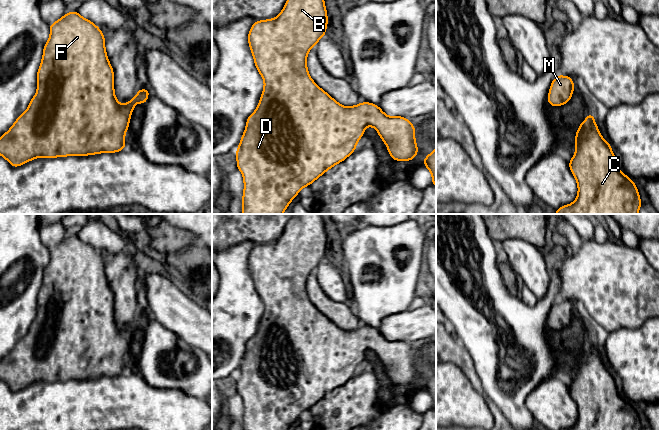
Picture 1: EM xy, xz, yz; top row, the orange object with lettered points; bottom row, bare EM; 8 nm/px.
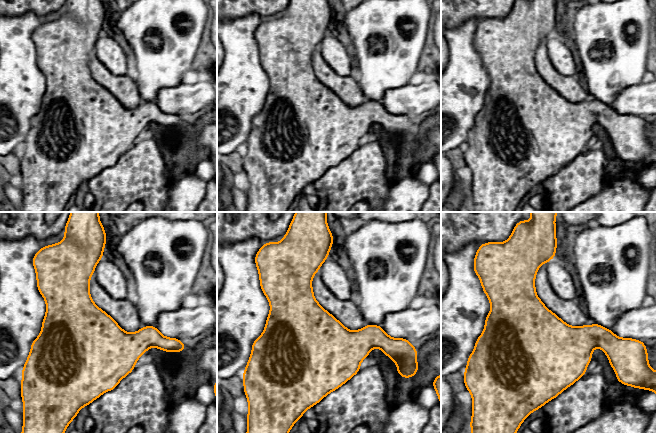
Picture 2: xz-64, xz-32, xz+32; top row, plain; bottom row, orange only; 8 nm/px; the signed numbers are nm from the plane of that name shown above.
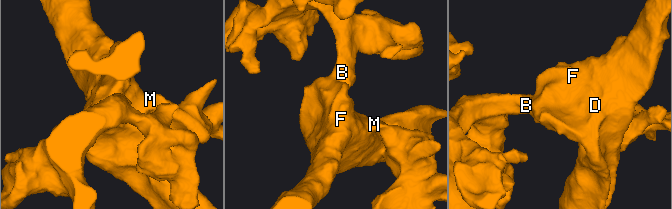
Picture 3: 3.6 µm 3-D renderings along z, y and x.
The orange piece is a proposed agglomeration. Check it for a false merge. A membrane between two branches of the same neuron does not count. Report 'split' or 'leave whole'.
leave whole

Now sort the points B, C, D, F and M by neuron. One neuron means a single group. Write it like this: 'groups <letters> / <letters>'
groups B C D F M

